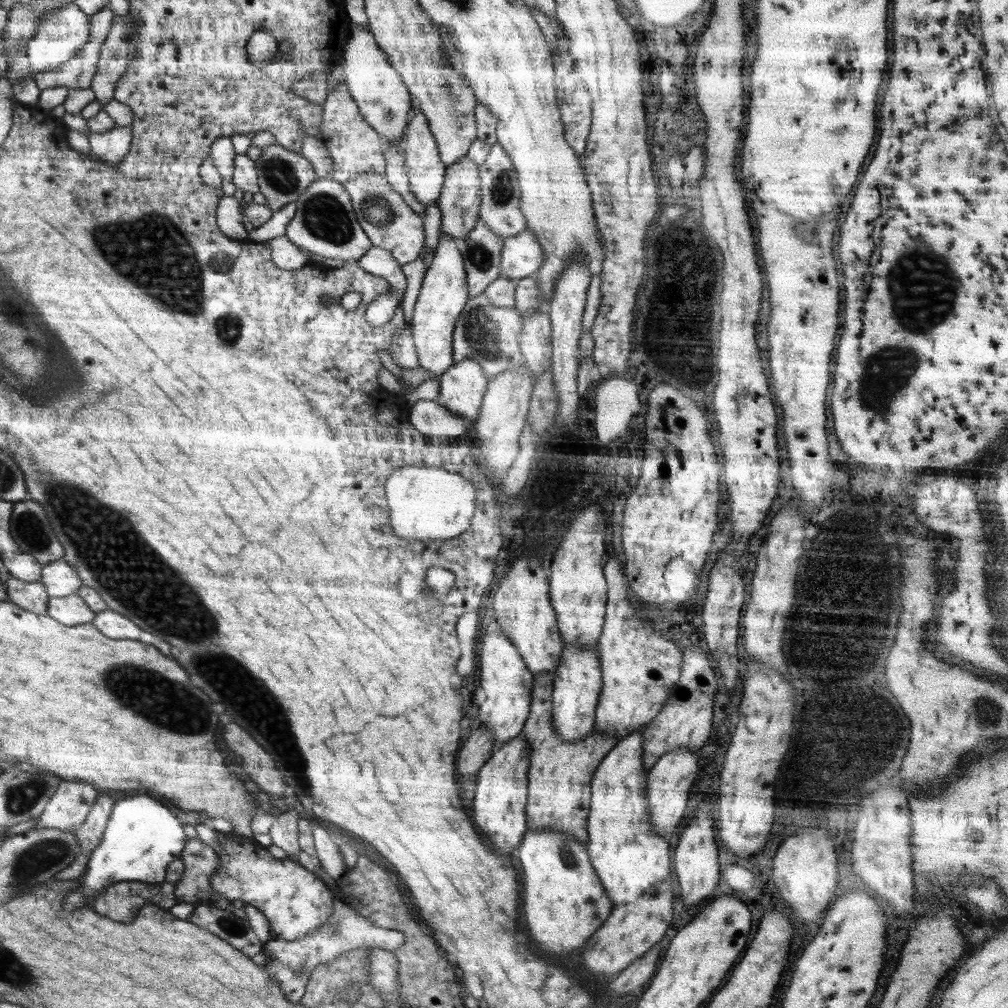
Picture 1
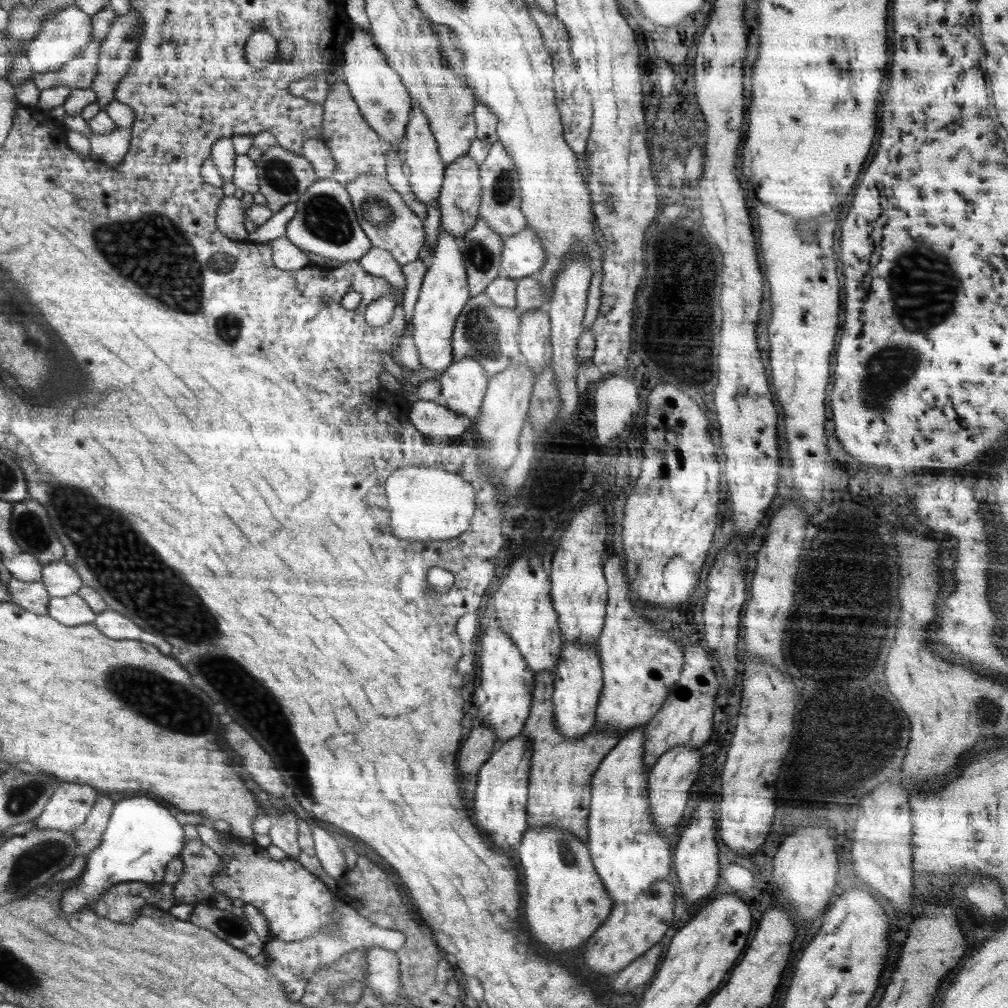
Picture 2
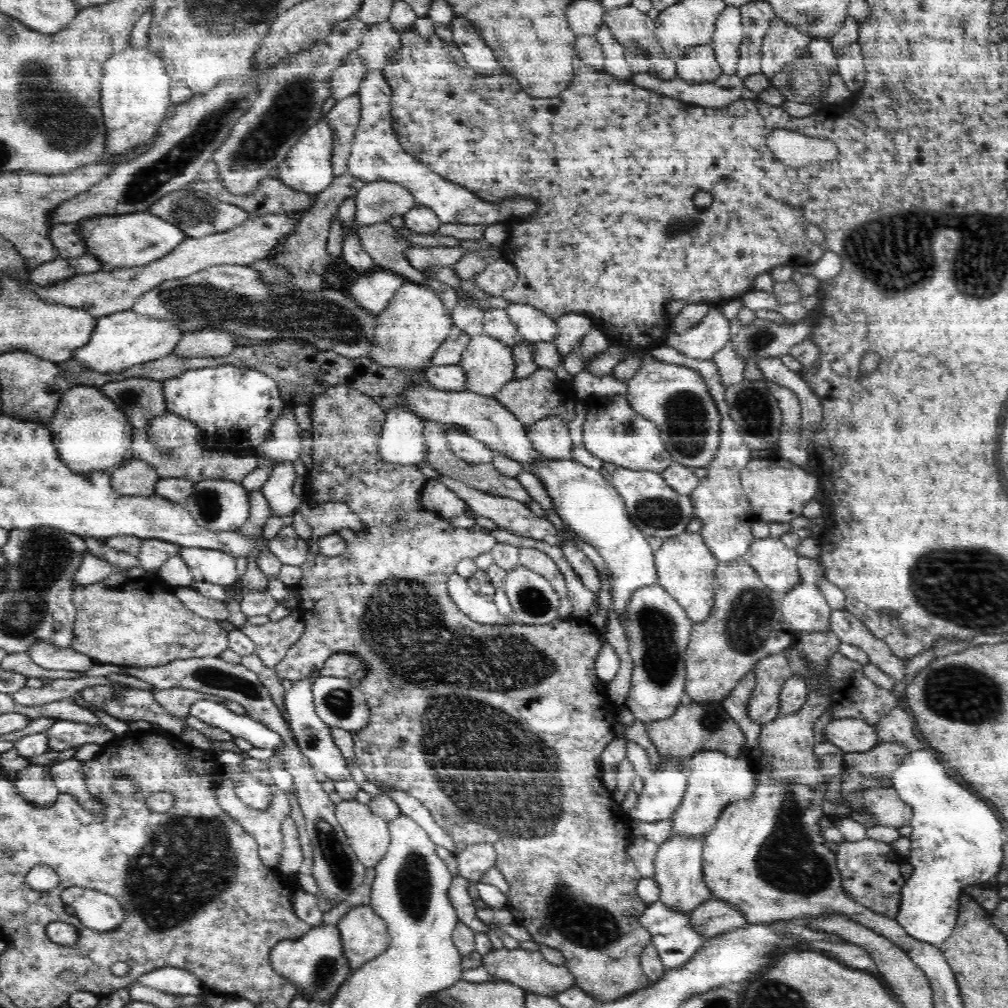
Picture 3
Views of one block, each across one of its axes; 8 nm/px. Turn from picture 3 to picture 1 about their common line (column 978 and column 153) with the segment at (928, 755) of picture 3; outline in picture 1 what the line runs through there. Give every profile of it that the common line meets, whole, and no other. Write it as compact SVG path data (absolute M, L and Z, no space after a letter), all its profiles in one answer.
M152 795L118 800L114 803L100 844L91 852L84 878L79 880L77 889L65 896L65 911L76 910L87 902L93 904L103 890L117 882L128 880L137 884L161 883L165 880L168 864L172 860L181 860L186 842L183 824L180 824L166 806L152 800Z

